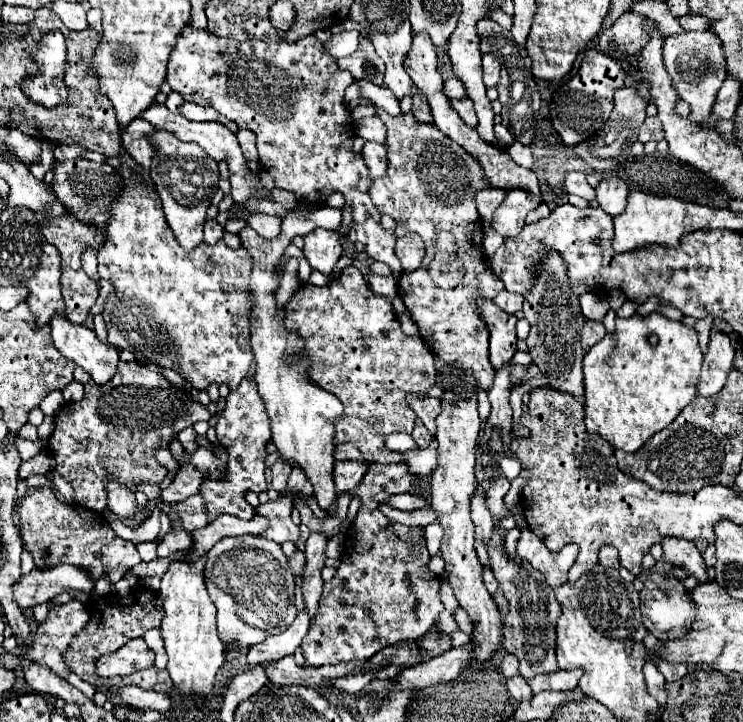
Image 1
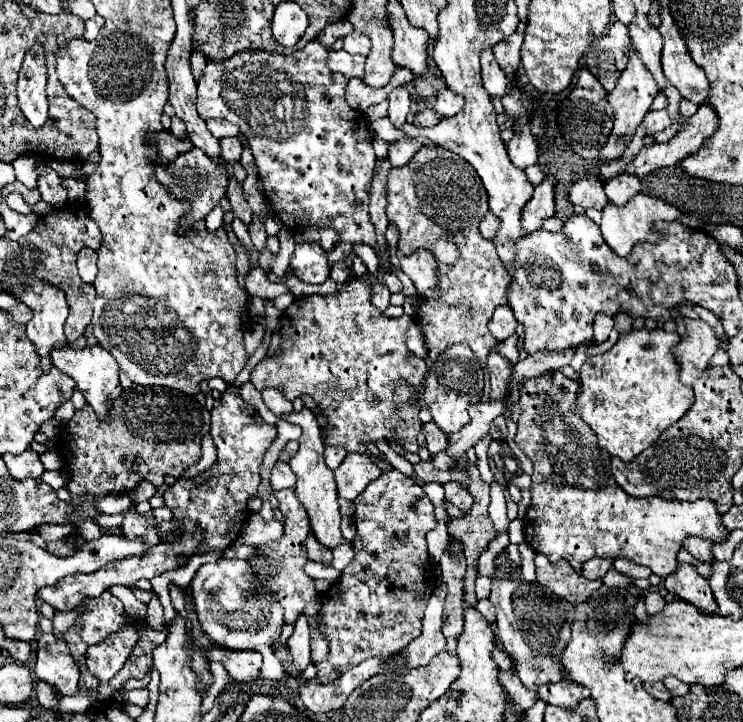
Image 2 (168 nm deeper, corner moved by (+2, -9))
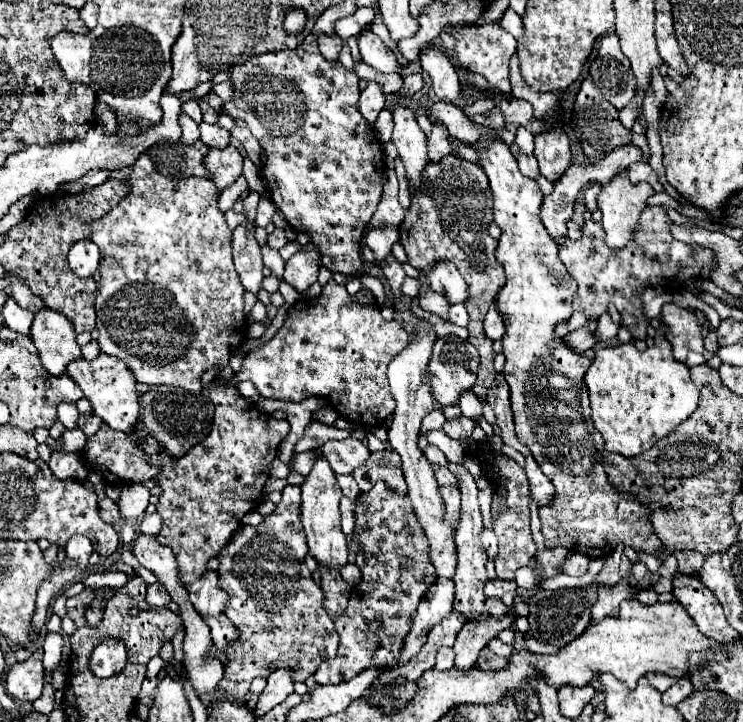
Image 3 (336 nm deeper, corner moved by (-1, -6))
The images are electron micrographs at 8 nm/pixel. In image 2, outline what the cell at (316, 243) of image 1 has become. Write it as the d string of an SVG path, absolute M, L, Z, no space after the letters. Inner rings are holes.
M302 243L296 245L294 257L290 261L290 267L304 283L324 283L330 277L330 265L326 251L320 243Z

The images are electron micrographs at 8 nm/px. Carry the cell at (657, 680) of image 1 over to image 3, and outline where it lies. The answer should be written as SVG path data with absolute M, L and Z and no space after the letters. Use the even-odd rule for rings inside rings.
M649 672L647 674L647 680L651 682L653 688L657 688L659 692L665 692L667 688L671 688L671 682L675 682L673 676L667 676L663 672Z

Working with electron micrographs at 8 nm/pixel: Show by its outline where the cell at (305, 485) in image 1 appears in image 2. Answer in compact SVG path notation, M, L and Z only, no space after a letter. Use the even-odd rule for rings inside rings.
M282 489L274 493L278 503L280 503L280 511L286 515L284 521L284 537L272 545L264 545L258 547L258 557L250 559L254 565L256 577L260 577L260 581L264 583L264 589L274 589L278 593L278 601L284 607L284 621L286 623L294 623L298 619L298 615L308 615L310 619L310 631L312 631L312 661L318 663L322 659L326 659L328 655L328 643L322 639L322 635L318 633L318 623L316 623L316 613L320 611L320 595L314 589L314 581L304 573L304 565L308 561L306 557L306 549L304 549L304 541L306 535L310 531L310 521L306 515L306 509L300 505L294 489Z

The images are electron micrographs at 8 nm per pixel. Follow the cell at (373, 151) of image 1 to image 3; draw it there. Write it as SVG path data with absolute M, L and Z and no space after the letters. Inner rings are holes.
M389 254L389 256L385 258L383 274L385 274L387 284L389 284L389 288L391 288L391 296L393 296L393 298L403 298L401 284L403 284L403 280L405 280L405 276L407 276L407 274L405 274L405 270L403 270L401 262L397 262L393 254Z

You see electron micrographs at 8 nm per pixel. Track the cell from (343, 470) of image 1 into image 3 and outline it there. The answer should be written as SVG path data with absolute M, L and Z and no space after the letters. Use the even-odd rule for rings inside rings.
M381 450L381 452L371 454L367 458L367 462L363 462L363 466L355 468L353 478L357 480L361 492L371 490L375 486L375 482L379 482L379 480L383 480L389 486L389 490L393 490L397 494L407 492L399 454L395 454L393 450Z

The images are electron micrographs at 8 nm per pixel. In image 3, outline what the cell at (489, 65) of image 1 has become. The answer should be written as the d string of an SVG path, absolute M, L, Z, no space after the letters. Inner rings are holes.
M487 22L487 24L479 24L479 26L463 26L459 30L453 30L451 36L455 38L457 64L463 70L481 74L499 92L511 92L509 60L517 50L517 40L511 34L507 34L497 22Z

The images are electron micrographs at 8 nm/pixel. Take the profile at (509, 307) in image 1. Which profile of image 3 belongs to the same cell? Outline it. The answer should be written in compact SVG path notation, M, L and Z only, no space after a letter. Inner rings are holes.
M491 308L491 310L485 314L485 318L483 318L483 332L485 332L487 338L491 338L491 340L501 340L501 338L503 338L503 334L505 334L505 324L503 324L501 314L499 314L495 308Z

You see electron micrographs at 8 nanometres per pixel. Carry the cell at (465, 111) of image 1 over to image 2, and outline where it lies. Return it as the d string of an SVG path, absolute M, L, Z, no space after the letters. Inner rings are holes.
M440 89L436 95L434 109L436 113L440 113L440 117L454 117L456 113L460 113L460 109L464 109L464 99L450 89Z

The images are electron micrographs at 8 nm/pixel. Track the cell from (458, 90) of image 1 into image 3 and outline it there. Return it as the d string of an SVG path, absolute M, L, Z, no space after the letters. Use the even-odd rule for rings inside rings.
M409 74L403 78L403 88L399 90L399 96L401 98L409 98L413 96L415 92L419 92L423 88L423 78L421 74Z

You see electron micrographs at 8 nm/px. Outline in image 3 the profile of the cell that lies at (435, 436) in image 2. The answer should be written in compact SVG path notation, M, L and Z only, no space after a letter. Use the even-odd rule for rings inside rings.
M449 464L449 470L455 474L459 490L461 490L461 522L457 526L455 532L455 542L457 542L457 572L455 572L455 610L459 610L459 614L463 614L463 620L475 620L477 616L481 616L485 612L485 594L483 594L483 586L487 582L487 554L481 546L479 540L479 532L483 528L483 520L481 520L481 512L479 512L479 502L477 502L477 486L473 476L467 472L467 468L463 464Z

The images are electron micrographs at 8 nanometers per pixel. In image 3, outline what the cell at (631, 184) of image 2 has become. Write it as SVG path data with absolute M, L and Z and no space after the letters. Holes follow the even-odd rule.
M637 162L637 164L631 164L631 166L629 166L629 180L631 180L631 182L647 182L647 184L653 186L655 192L661 192L661 190L663 190L661 182L657 180L657 174L655 174L653 168L651 168L649 164L645 164L645 162Z

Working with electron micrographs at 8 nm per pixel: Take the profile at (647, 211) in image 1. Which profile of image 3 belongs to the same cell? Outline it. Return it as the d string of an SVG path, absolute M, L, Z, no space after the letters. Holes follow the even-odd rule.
M621 170L619 174L615 174L615 178L611 178L611 182L607 182L607 184L601 186L597 204L599 204L599 210L603 214L601 224L603 224L603 228L607 232L607 246L609 248L619 250L619 248L625 248L627 246L627 242L631 240L631 234L635 232L639 214L645 208L645 200L651 194L653 194L653 188L647 182L631 184L629 178L627 178L627 170Z

